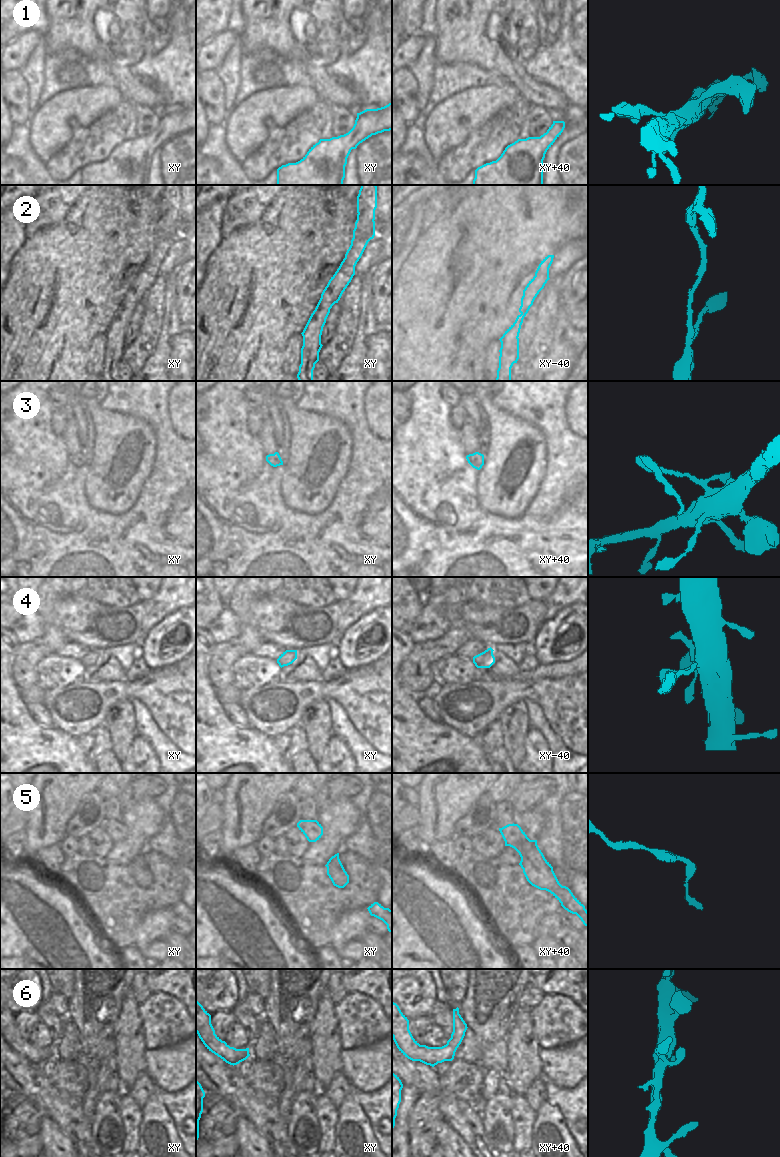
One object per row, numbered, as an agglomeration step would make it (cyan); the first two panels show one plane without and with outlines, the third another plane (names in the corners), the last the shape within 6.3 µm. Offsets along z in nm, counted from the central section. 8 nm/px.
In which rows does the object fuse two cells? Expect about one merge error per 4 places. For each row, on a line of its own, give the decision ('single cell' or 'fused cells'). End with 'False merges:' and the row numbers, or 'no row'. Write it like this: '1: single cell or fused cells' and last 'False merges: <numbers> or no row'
1: single cell
2: single cell
3: fused cells
4: single cell
5: single cell
6: single cell
False merges: 3

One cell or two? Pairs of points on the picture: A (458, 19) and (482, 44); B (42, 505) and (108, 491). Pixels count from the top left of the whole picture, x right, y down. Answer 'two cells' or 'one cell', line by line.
A: one cell
B: two cells

